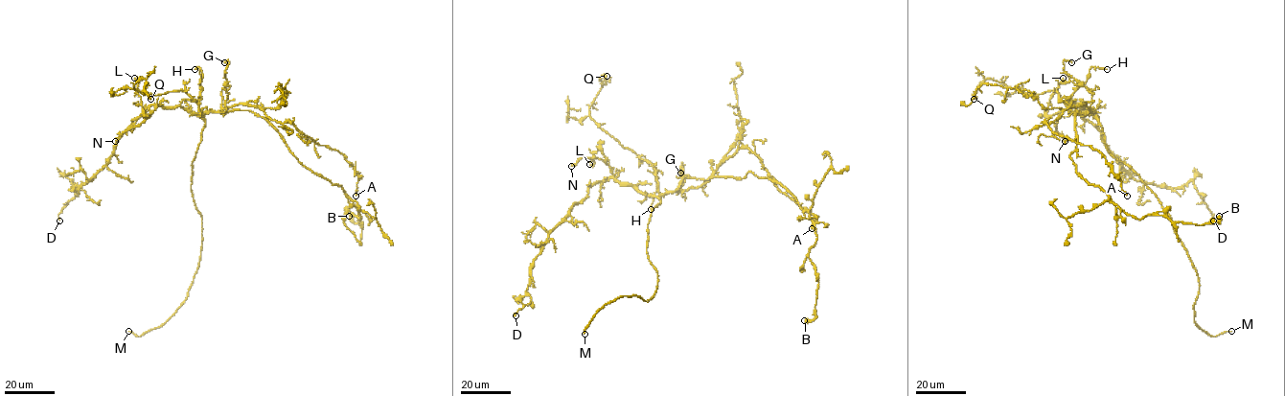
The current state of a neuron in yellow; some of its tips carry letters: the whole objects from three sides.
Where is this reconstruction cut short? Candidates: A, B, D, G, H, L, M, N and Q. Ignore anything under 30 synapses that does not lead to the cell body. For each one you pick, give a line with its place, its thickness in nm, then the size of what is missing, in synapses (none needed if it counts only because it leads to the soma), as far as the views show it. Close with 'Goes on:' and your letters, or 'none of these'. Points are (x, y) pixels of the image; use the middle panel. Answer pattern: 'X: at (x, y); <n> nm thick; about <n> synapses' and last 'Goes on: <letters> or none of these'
M: at (585, 334); 220 nm thick
Goes on: M

